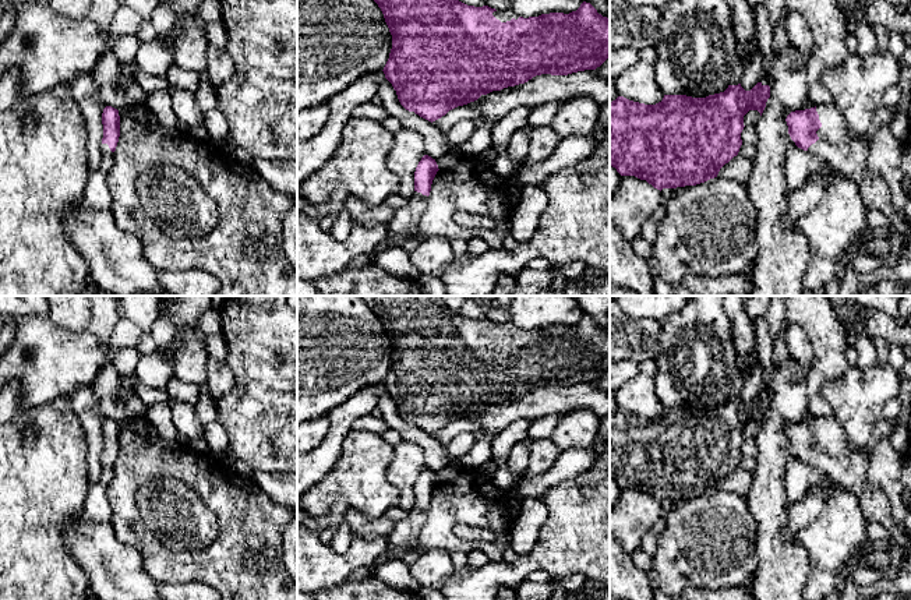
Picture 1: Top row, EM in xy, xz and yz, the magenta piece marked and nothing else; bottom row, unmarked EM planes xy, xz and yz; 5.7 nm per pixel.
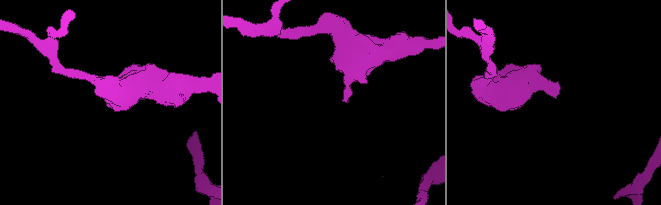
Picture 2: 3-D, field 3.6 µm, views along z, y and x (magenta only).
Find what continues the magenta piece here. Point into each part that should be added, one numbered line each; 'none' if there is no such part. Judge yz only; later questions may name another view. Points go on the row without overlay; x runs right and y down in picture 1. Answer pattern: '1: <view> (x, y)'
1: yz (836, 459)

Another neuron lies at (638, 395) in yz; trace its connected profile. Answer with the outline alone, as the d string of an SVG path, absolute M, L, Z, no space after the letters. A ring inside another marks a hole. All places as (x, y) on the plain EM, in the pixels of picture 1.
M642 373L617 388L614 399L619 409L645 417L656 417L664 410L656 391L654 377Z

